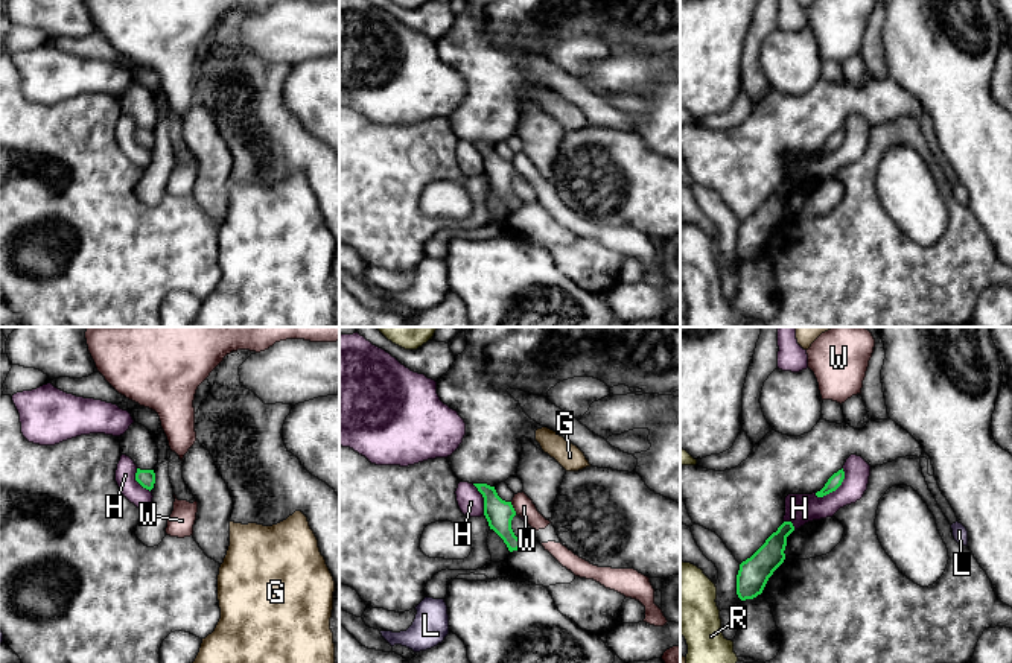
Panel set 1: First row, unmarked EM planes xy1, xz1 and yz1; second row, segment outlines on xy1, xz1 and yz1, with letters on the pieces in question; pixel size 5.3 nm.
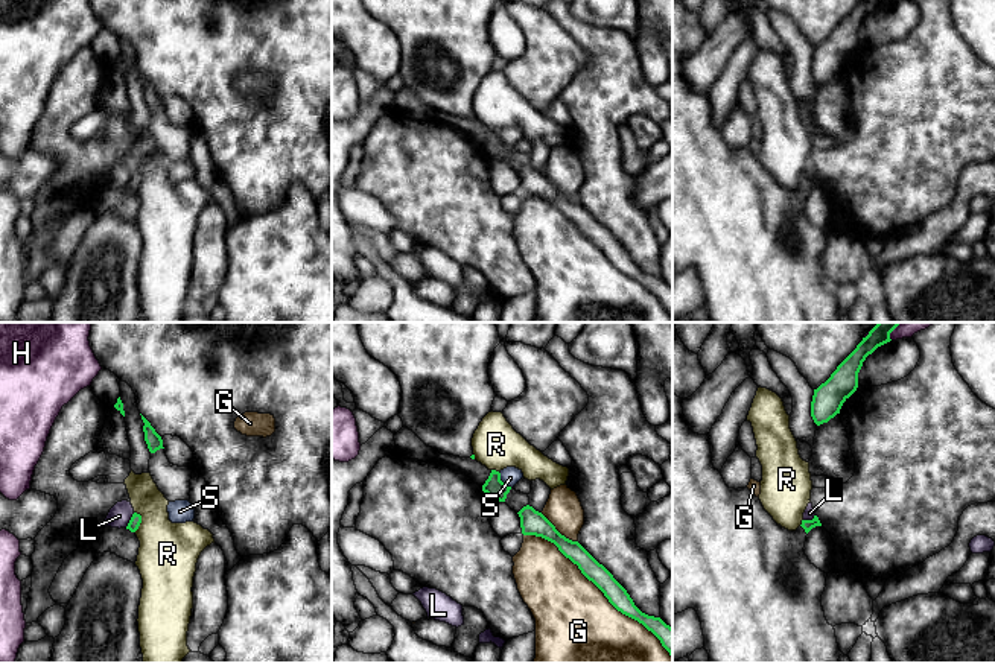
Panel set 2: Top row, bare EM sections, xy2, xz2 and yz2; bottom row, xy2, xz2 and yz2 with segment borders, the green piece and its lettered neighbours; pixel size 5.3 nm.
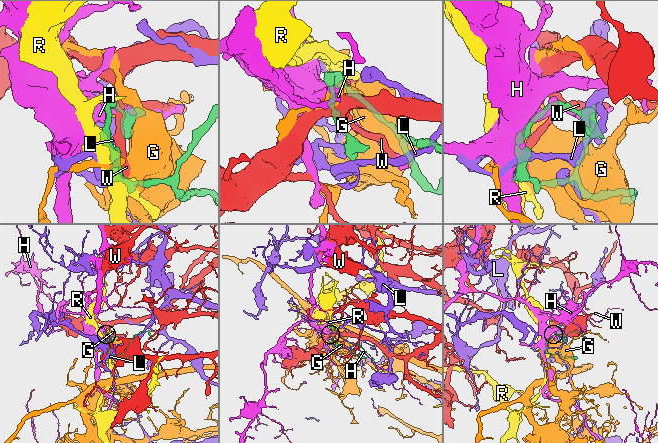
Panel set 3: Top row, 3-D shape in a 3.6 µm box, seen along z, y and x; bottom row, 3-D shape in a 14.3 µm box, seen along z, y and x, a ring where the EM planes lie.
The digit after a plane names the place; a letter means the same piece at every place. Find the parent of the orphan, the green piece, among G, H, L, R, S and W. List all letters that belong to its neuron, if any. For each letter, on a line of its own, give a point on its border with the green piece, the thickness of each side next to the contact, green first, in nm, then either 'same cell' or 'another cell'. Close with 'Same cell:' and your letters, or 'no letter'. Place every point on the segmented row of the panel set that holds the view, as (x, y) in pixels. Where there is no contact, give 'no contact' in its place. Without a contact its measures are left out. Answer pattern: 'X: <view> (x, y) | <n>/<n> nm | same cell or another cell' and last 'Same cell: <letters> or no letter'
G: xz2 (600, 589) | 110/440 nm | another cell
H: yz1 (834, 490) | 70/160 nm | another cell
L: xy2 (130, 520) | 60/120 nm | another cell
R: xy2 (140, 522) | 60/320 nm | another cell
S: xz2 (501, 481) | 100/100 nm | another cell
W: xz1 (513, 508) | 140/110 nm | another cell
Same cell: no letter

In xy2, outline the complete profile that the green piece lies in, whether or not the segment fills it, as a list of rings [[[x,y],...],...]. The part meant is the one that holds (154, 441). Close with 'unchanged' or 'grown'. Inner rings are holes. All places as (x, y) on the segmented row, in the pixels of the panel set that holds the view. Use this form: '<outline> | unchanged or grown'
[[[143,415],[141,420],[145,423],[143,432],[145,432],[145,441],[148,444],[149,452],[155,453],[160,449],[164,449],[161,436],[155,432],[151,423]]] | unchanged

